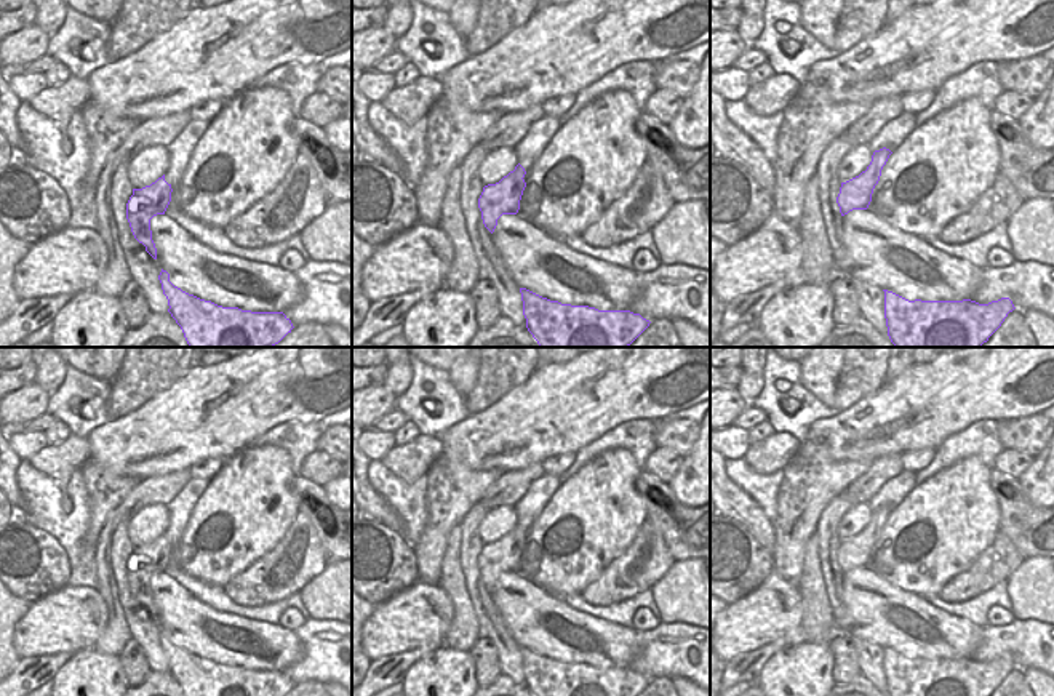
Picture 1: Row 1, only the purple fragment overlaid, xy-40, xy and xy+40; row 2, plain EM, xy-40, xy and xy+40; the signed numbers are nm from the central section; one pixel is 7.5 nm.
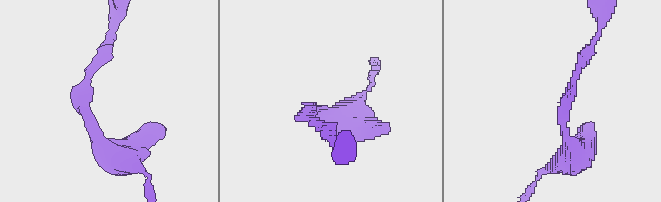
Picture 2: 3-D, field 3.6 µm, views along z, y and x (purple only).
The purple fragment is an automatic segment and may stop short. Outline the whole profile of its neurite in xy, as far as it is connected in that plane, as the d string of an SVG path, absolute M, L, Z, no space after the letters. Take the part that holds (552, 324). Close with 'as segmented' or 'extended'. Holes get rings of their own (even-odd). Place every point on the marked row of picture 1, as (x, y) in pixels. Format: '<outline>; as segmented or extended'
M520 288L526 328L539 347L629 347L649 320L630 310L598 310Z; as segmented

